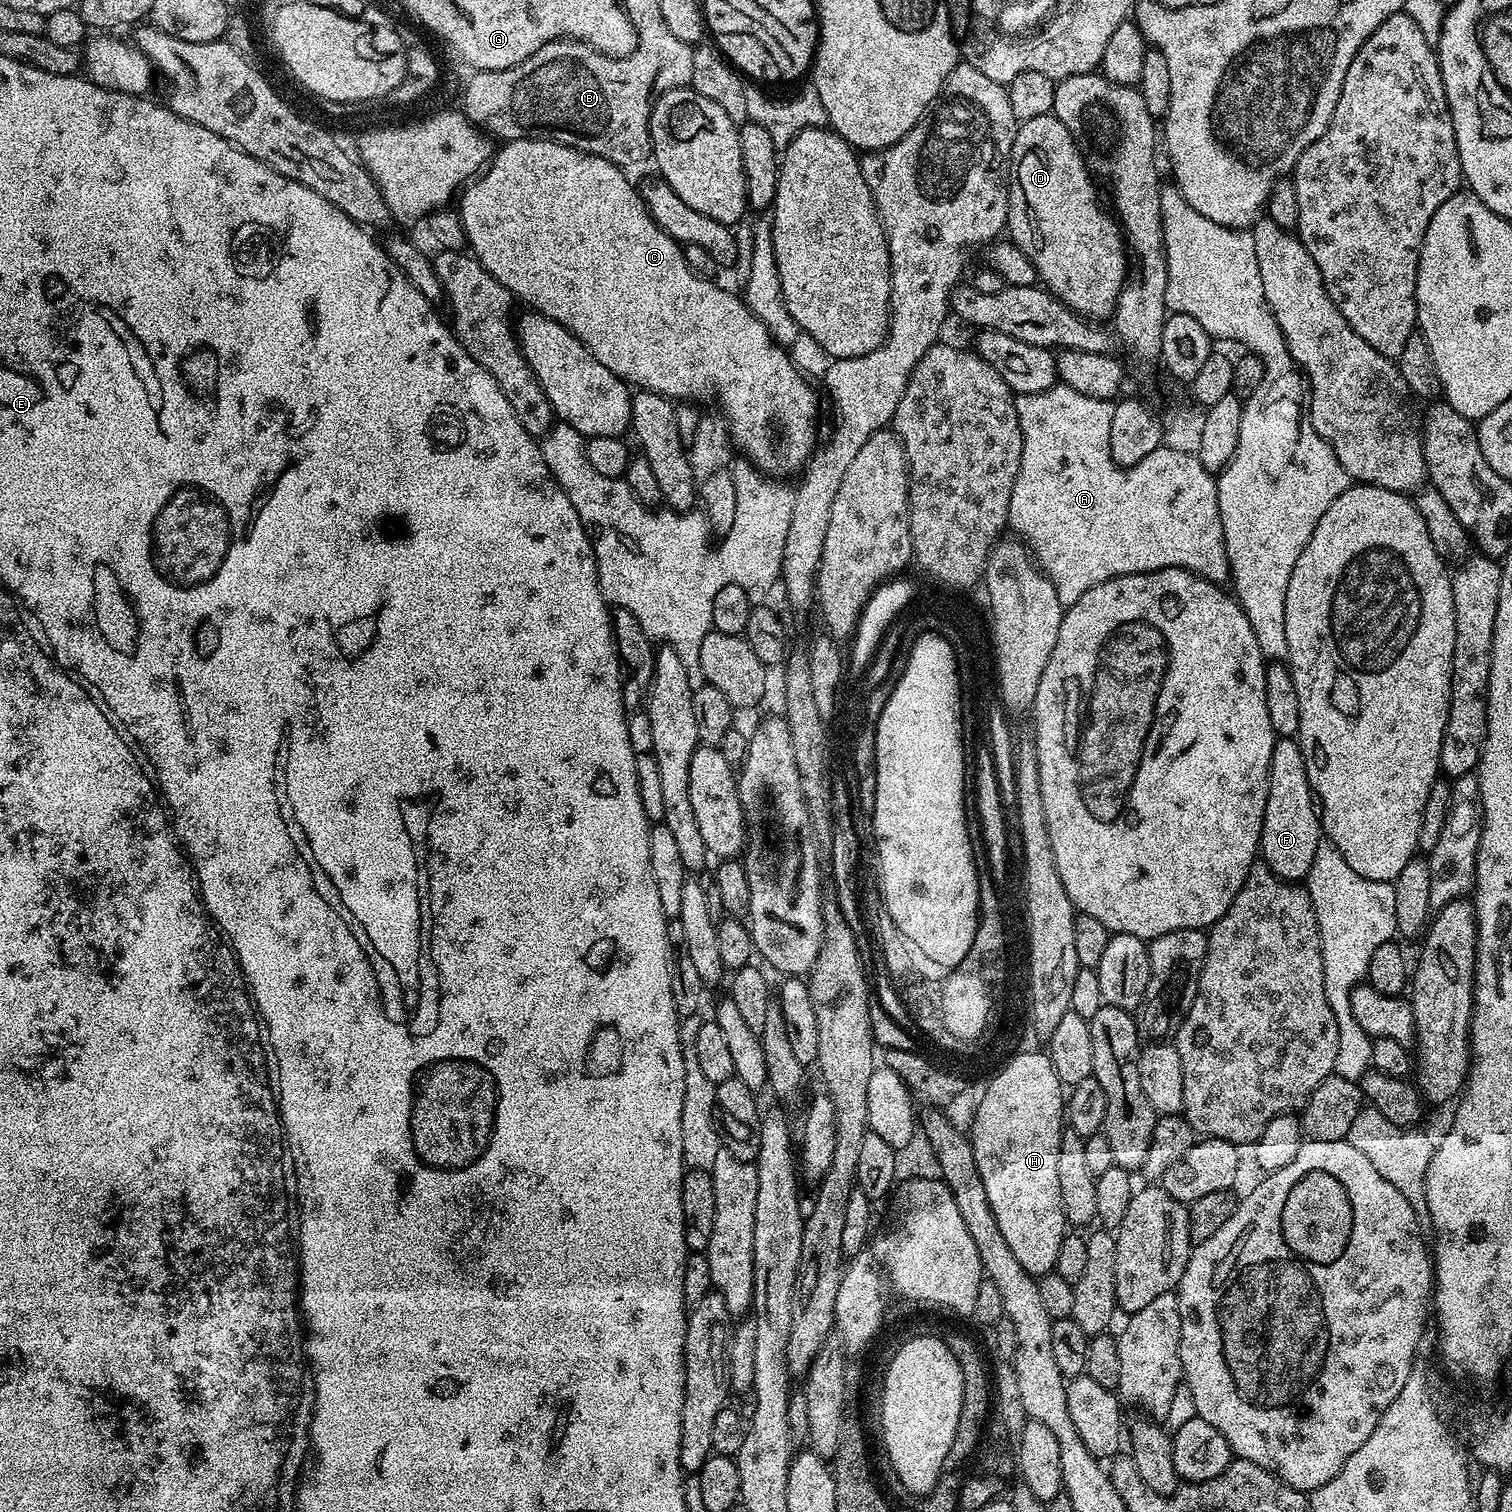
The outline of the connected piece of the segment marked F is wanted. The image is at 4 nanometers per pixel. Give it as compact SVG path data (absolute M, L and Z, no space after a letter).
M1292 738L1277 739L1274 750L1270 754L1268 797L1266 798L1266 814L1262 822L1259 855L1263 863L1268 865L1268 871L1274 873L1279 880L1300 882L1310 874L1310 866L1314 866L1314 854L1318 854L1321 839L1320 814L1314 807L1312 787L1306 778L1306 762L1302 758L1299 743Z

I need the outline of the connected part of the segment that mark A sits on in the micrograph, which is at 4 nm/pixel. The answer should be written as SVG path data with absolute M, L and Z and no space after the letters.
M1059 382L1038 394L1020 394L1016 396L1016 409L1022 426L1022 466L1018 470L1018 478L1014 482L1014 490L1010 494L1010 510L1008 511L1008 524L1013 528L1015 535L1027 544L1028 551L1032 553L1039 569L1058 590L1058 602L1067 610L1086 594L1086 590L1094 590L1102 582L1115 576L1129 576L1139 572L1157 572L1163 568L1185 568L1187 572L1194 572L1204 580L1224 582L1229 579L1228 555L1224 549L1224 535L1222 534L1222 518L1218 510L1218 490L1216 489L1216 476L1202 466L1197 453L1182 453L1162 446L1142 462L1129 468L1119 468L1110 454L1110 422L1114 418L1114 403L1102 398L1086 398L1086 394L1078 394L1078 390L1070 390Z

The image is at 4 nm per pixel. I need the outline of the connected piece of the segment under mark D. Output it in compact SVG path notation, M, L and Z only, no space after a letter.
M1055 114L1023 121L1012 143L1008 177L1007 235L1034 262L1039 283L1077 315L1092 322L1107 321L1116 310L1124 282L1128 279L1130 257L1123 231L1111 211L1103 212L1096 201L1096 188L1075 138Z

